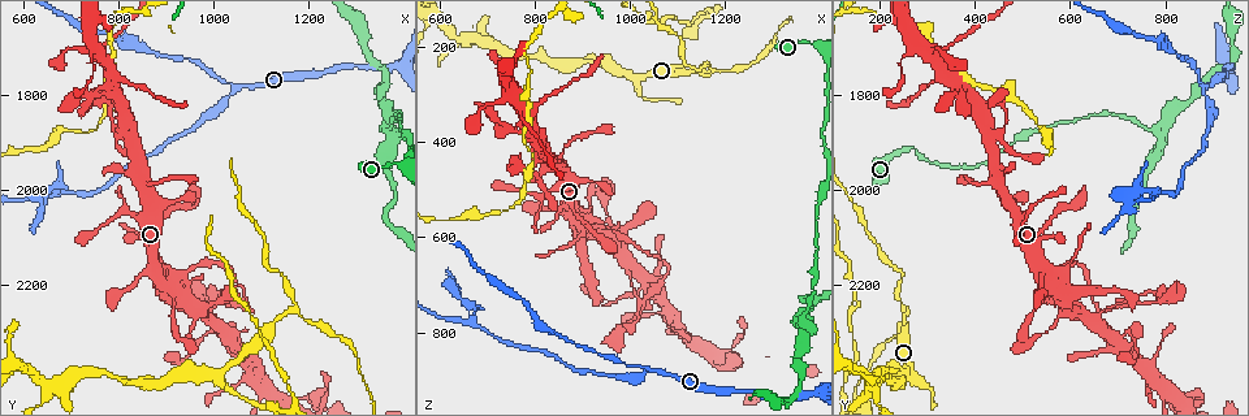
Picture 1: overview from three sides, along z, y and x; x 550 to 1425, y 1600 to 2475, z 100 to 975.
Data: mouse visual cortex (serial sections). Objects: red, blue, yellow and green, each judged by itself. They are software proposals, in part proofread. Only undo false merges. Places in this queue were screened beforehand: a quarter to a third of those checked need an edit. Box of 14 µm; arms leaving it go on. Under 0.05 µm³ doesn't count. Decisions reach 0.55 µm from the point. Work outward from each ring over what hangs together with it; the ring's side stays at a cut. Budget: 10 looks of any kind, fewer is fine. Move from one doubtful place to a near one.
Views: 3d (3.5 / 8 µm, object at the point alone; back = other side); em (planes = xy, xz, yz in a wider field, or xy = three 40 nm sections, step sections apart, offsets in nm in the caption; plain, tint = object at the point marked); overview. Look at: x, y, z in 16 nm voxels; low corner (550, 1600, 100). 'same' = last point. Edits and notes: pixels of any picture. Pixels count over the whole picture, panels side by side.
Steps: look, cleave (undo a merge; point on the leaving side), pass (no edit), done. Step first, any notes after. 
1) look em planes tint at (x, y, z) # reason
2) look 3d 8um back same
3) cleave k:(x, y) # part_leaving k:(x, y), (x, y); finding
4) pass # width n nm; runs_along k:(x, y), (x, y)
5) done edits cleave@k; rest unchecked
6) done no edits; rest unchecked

look 3d 3.5um at (1165, 2255, 260) # three-way junction

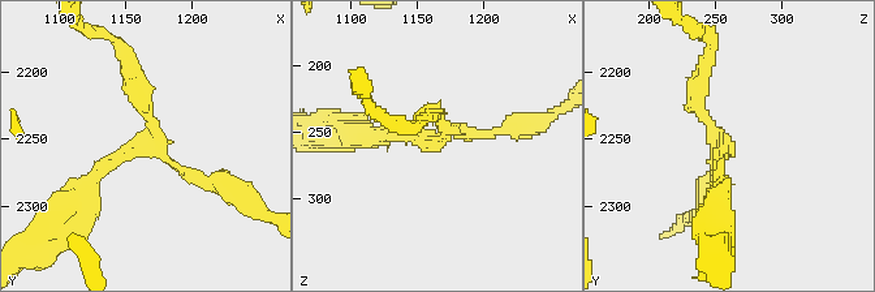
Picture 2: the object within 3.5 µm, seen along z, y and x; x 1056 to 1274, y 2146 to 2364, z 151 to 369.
look em xy step 3 tint at (1164, 2256, 258) # need the tissue

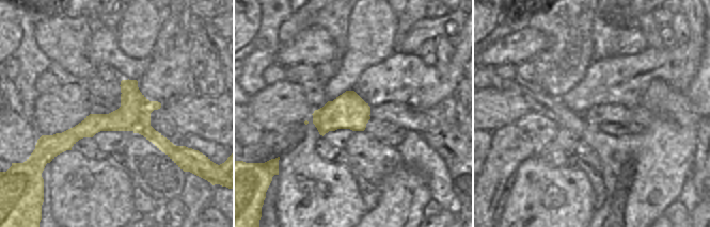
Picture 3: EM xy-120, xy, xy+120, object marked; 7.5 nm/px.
cleave 2:(137, 99) # arm_widths 150, 200, 200 nm; part_leaving 2:(151, 138), (136, 71), (107, 34); two cells meet here

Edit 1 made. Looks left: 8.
look overview

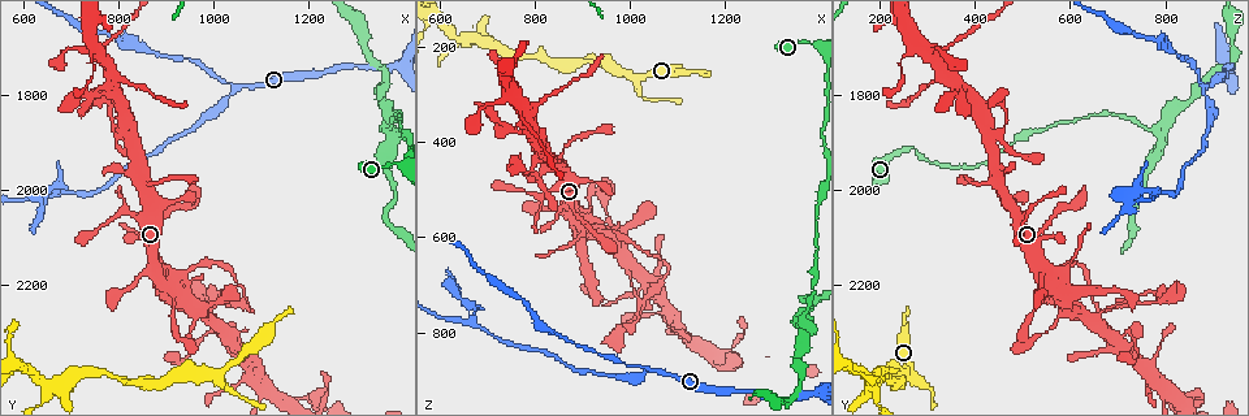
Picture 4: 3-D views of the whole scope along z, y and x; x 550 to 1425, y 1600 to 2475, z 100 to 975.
look 3d 8um at (1075, 2355, 745) # four arms meet

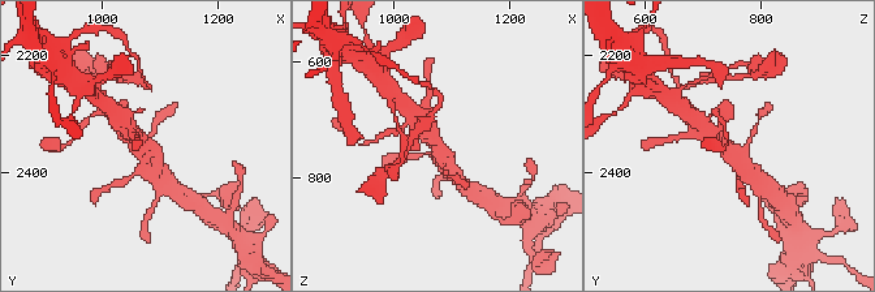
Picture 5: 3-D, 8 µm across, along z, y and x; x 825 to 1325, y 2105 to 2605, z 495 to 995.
look 3d 3.5um at (1070, 2355, 745)

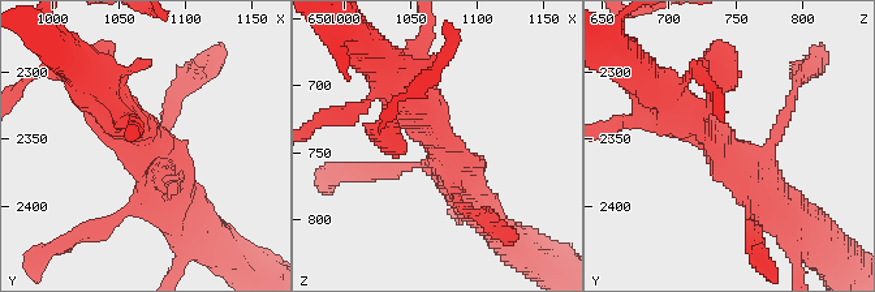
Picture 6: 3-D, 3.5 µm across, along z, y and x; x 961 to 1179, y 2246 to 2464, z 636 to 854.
pass # runs_along 6:(671, 101), (780, 209); continuous, no second cell

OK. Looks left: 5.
look 3d 3.5um at (775, 1705, 340) # sudden change in width

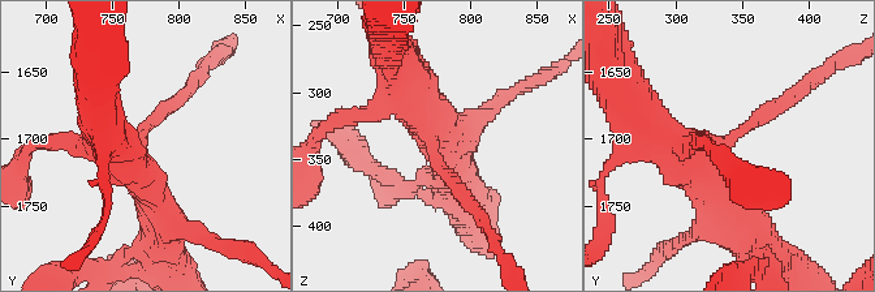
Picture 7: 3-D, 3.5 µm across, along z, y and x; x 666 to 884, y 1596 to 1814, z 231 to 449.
look em xy step 3 tint at (774, 1696, 344) # now the EM

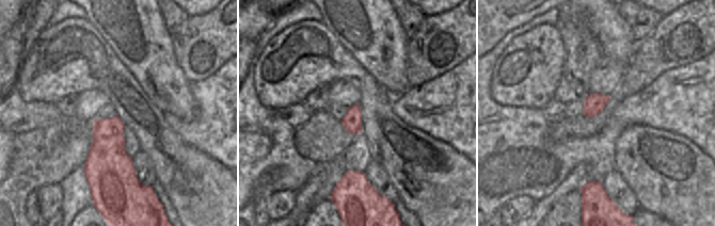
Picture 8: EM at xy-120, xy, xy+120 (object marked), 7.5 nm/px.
look em planes tint same

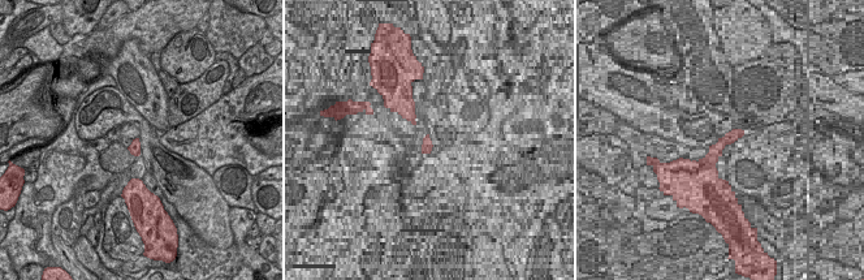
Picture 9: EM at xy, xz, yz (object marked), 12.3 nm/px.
pass # arm_widths 200, 400 nm; runs_along 7:(727, 207), (714, 159), (793, 95); all the same cell

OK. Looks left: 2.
done edits cleave@2; rest unchecked

